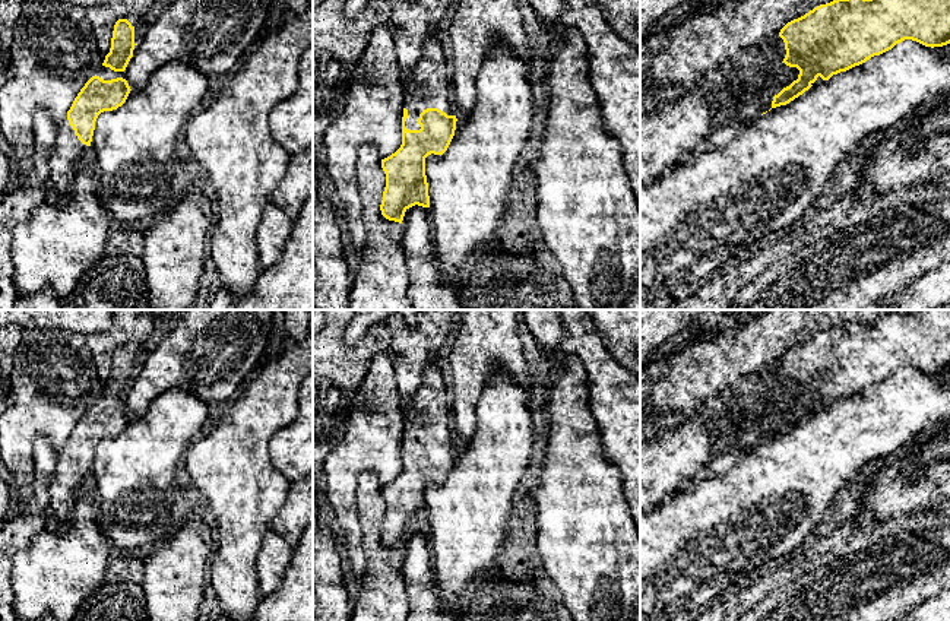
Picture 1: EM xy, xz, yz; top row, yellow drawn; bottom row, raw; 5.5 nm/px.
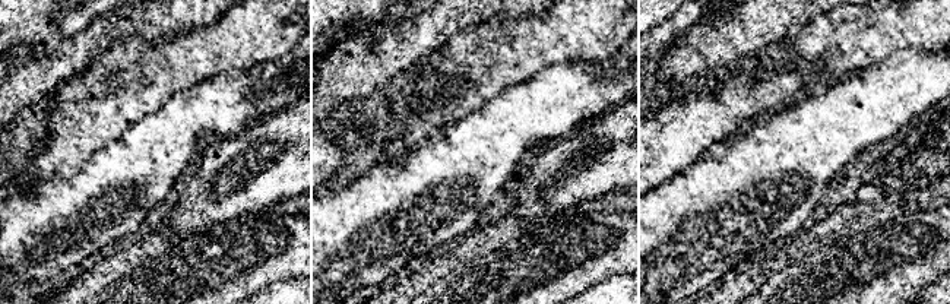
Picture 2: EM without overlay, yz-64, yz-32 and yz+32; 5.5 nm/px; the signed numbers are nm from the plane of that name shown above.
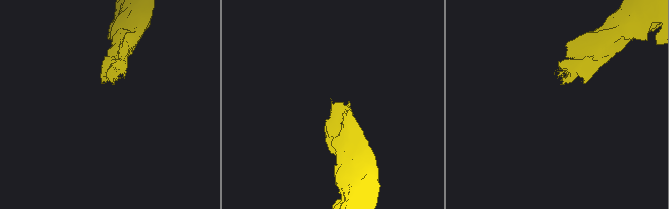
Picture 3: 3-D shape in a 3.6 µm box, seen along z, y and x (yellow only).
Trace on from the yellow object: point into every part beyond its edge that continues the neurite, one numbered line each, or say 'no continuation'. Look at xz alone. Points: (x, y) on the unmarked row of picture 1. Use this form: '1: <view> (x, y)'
1: xz (427, 412)

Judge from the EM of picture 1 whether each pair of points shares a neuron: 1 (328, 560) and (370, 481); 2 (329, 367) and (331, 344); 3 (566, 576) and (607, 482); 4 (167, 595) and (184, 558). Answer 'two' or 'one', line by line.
1: two
2: one
3: one
4: one

